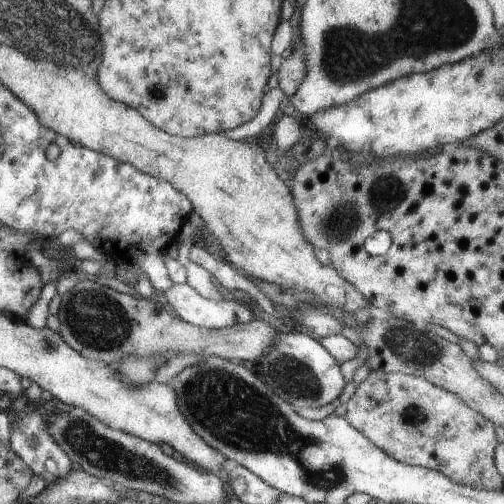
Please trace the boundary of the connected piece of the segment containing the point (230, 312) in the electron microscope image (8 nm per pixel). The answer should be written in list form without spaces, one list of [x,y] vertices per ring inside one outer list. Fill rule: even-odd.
[[[174,283],[160,296],[169,303],[175,316],[207,329],[223,329],[256,318],[251,304],[208,300],[188,284]]]

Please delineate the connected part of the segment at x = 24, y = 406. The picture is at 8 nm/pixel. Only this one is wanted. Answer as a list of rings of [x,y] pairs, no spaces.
[[[23,396],[12,398],[12,411],[16,415],[17,425],[11,427],[9,436],[10,448],[32,469],[34,475],[42,475],[47,480],[47,486],[52,481],[61,479],[67,475],[72,469],[72,460],[69,456],[57,445],[56,440],[48,432],[46,418],[34,407],[34,403]]]

